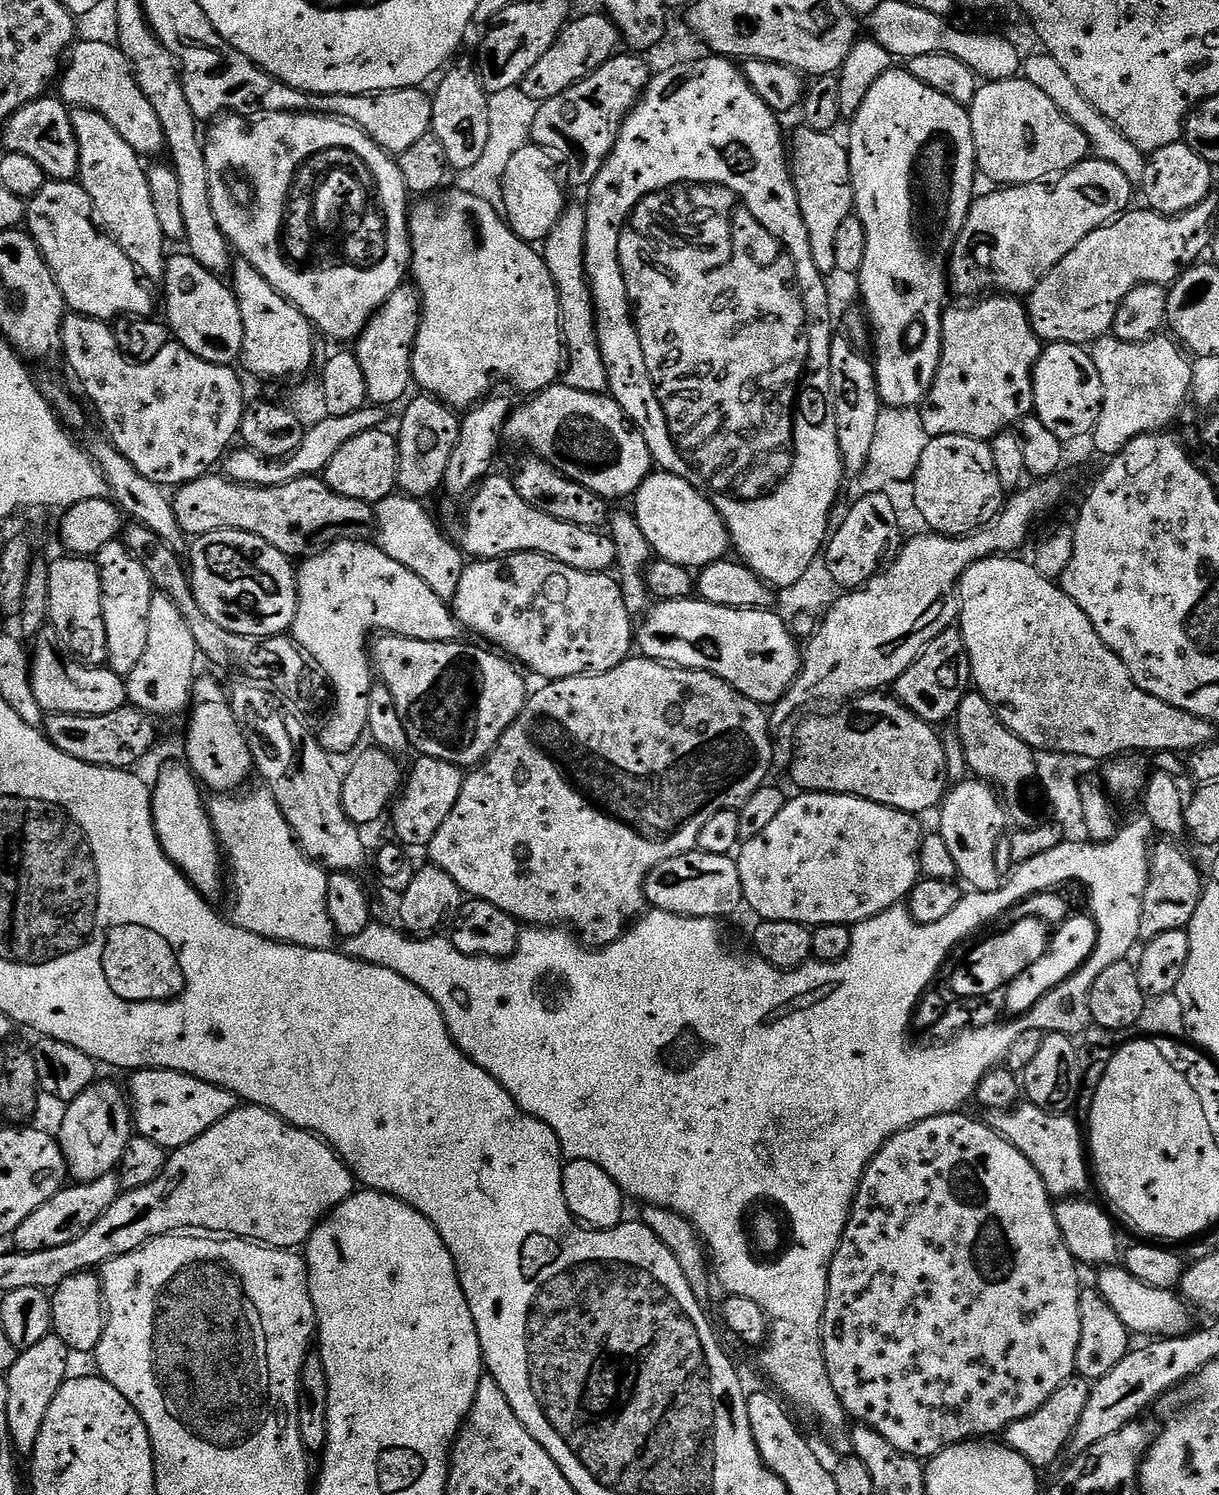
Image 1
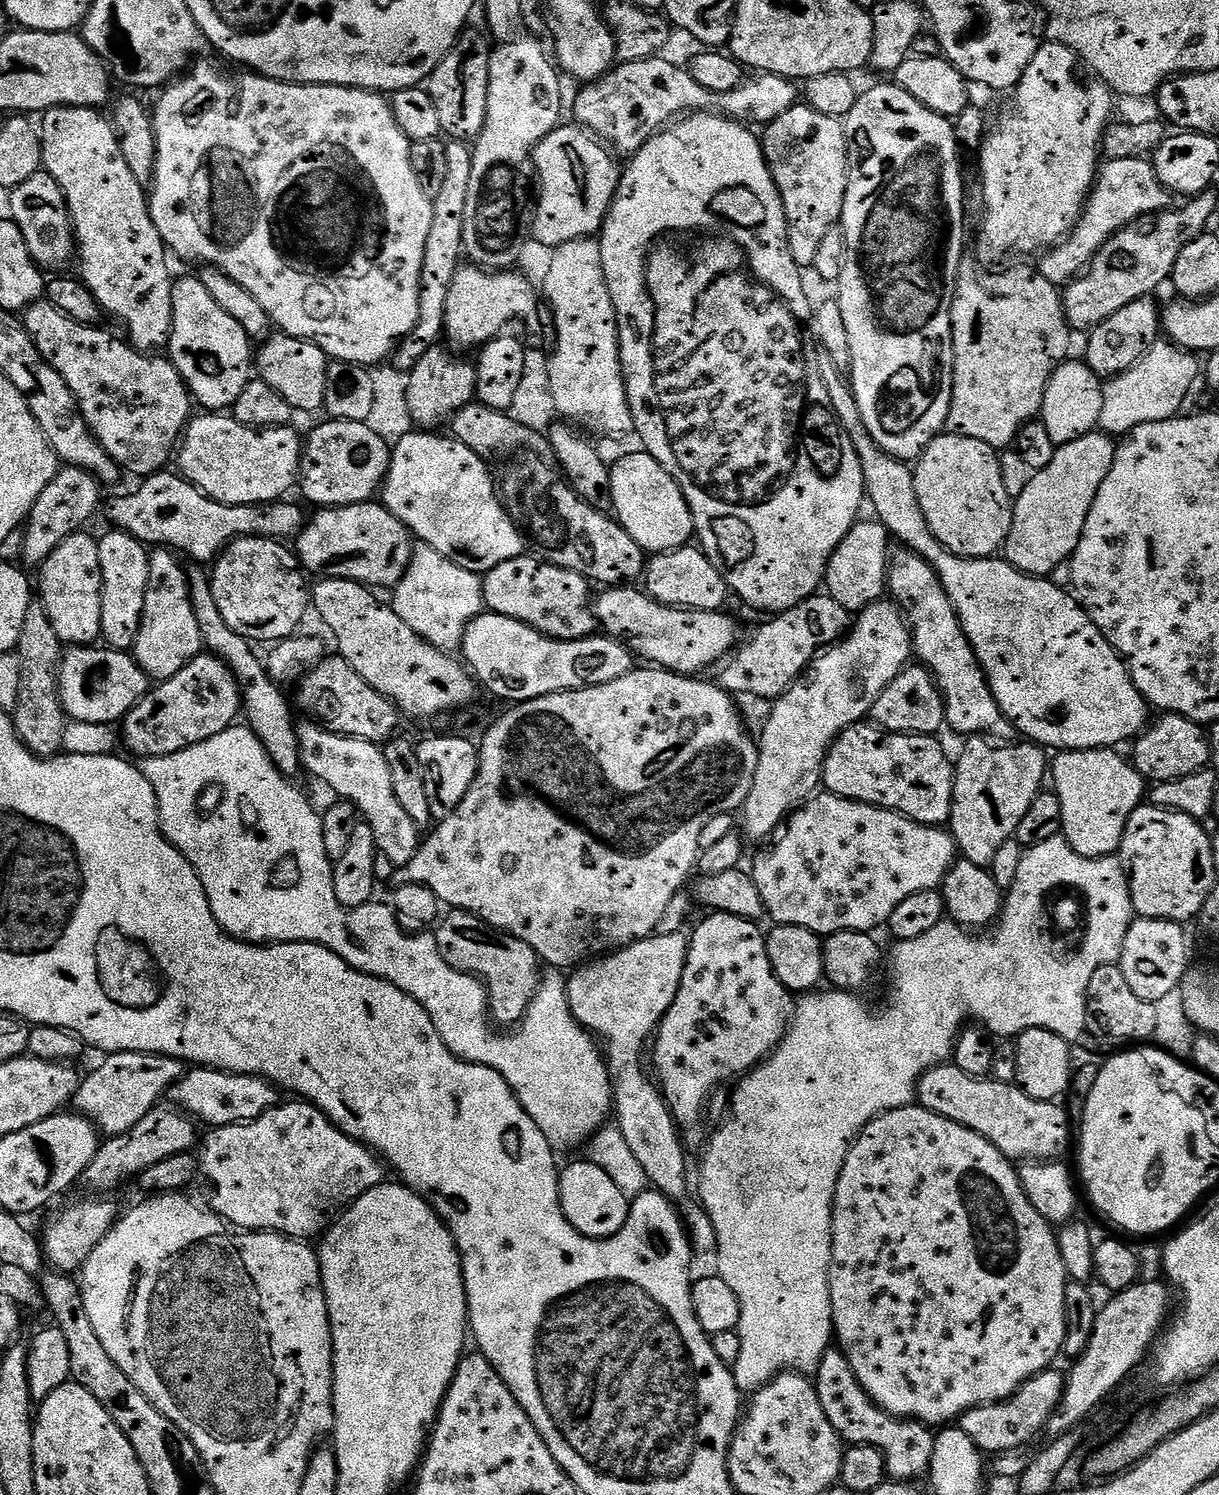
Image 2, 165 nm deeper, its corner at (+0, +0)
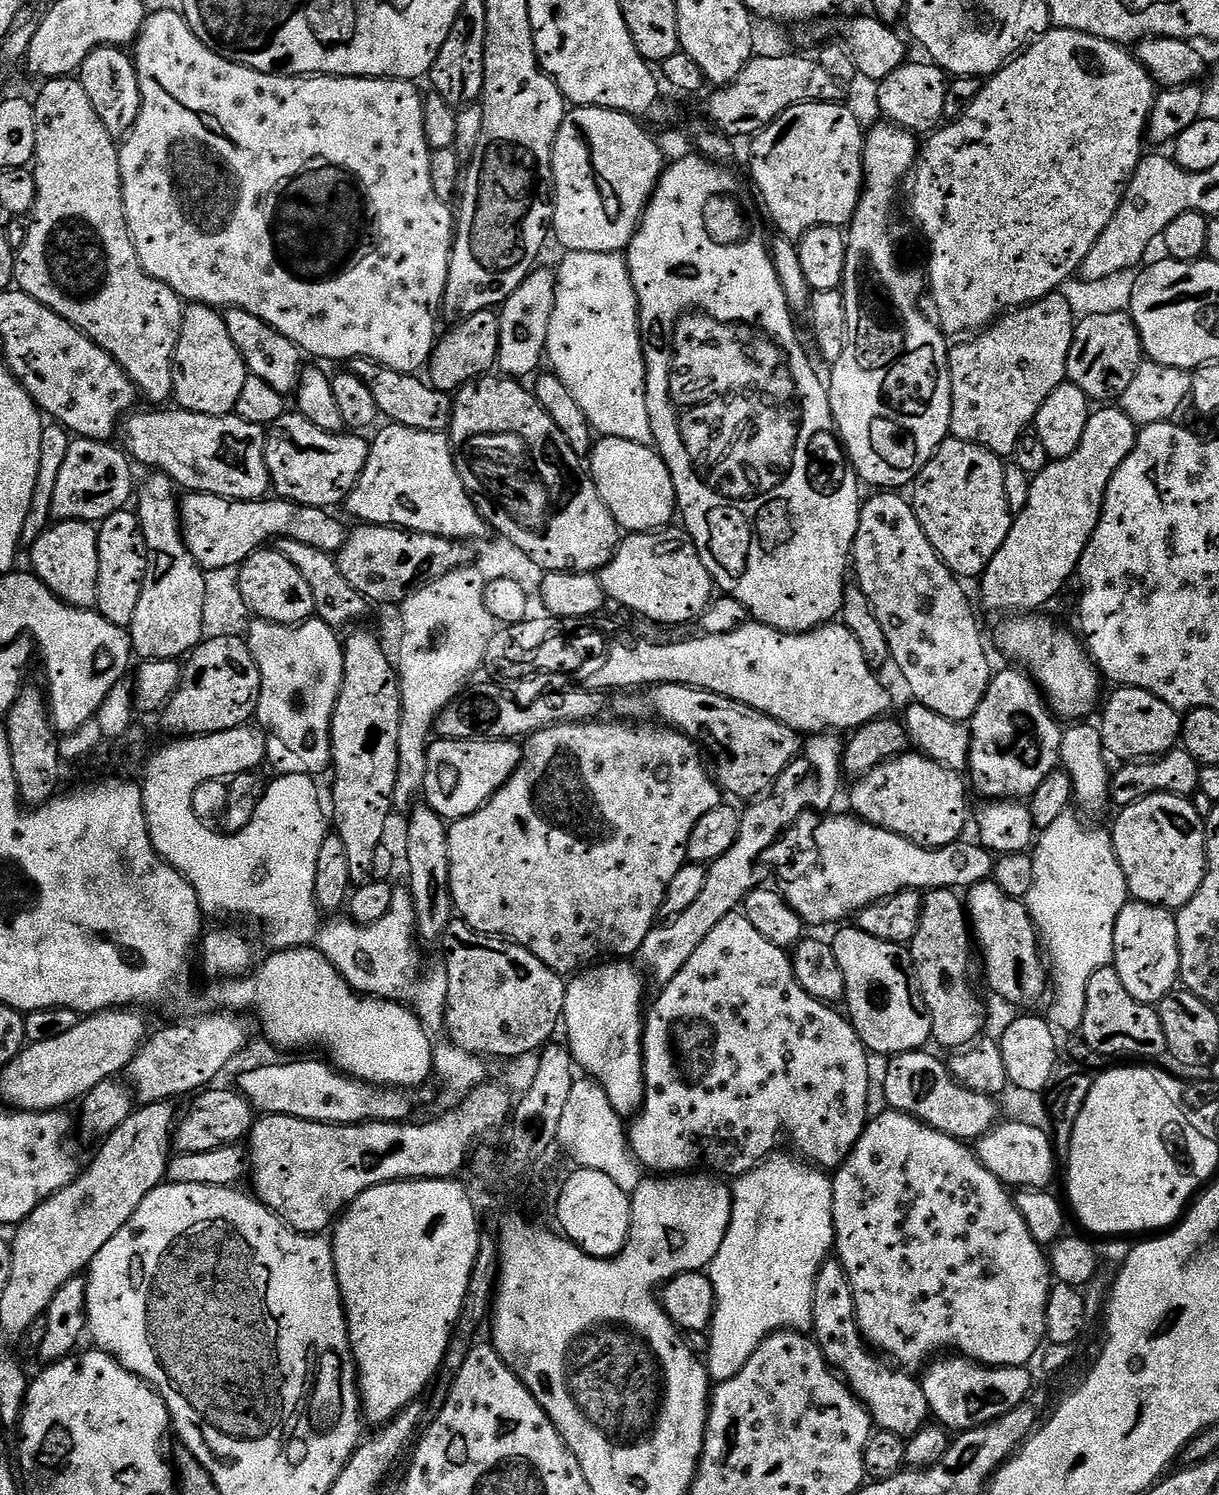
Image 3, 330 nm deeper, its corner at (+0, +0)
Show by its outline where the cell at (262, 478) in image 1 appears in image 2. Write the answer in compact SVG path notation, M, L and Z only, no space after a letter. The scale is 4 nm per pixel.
M200 414L188 421L187 428L184 429L183 437L178 445L178 460L180 456L180 468L178 467L179 475L183 476L185 480L190 481L195 488L200 489L205 496L211 500L217 500L220 504L251 504L253 506L263 506L279 501L287 494L291 488L295 489L298 484L298 477L300 474L300 463L304 457L304 441L303 435L299 436L295 432L295 427L289 426L286 428L251 428L242 422L238 422L235 416L231 414Z

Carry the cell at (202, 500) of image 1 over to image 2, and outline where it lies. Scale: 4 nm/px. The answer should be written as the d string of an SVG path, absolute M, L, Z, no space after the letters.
M383 503L346 504L343 508L321 507L313 512L316 513L313 516L311 513L310 519L294 540L294 551L301 565L309 573L320 572L316 574L333 580L357 580L359 584L373 590L392 590L402 582L412 561L414 537L401 520L390 514L390 510L384 507Z

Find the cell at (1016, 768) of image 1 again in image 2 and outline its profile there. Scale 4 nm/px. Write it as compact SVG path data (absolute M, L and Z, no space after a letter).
M907 550L891 557L888 565L888 587L891 599L900 609L906 627L912 634L915 659L927 668L944 695L944 718L947 727L961 732L964 738L983 736L996 742L1017 739L1016 727L1005 718L990 690L982 666L960 625L958 614L938 578L928 563Z

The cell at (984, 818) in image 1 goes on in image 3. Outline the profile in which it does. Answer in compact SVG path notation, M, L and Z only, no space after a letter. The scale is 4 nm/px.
M1016 666L1008 667L1012 668L1004 668L1001 672L999 669L993 675L992 681L988 683L984 700L970 721L972 741L968 755L967 775L970 777L971 787L973 789L976 787L984 795L983 799L988 802L993 800L1023 801L1032 796L1034 790L1038 790L1038 786L1042 786L1042 782L1046 782L1048 775L1057 771L1061 763L1060 744L1064 736L1061 721L1054 715L1044 699L1044 693L1037 688L1036 681L1028 675L1027 671Z

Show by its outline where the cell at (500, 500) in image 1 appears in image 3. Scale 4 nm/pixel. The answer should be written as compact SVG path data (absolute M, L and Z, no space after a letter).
M391 422L383 426L385 428L376 437L371 437L366 466L346 501L346 509L356 522L387 524L457 542L477 542L482 539L486 533L486 521L476 509L476 503L458 474L456 460L452 456L451 439L442 432L414 430L410 426Z

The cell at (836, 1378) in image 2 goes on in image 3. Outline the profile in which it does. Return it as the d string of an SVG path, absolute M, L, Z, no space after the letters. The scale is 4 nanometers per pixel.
M829 1258L818 1270L812 1299L814 1339L826 1362L842 1377L850 1391L864 1404L873 1425L879 1430L890 1430L905 1438L918 1434L929 1423L932 1411L926 1402L926 1390L911 1371L881 1358L870 1347L860 1332L854 1310L854 1294L839 1260Z

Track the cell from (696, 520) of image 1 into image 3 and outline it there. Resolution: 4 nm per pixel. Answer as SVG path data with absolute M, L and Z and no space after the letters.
M609 436L597 439L593 443L590 453L590 471L592 481L596 483L596 489L602 502L606 502L610 514L625 533L659 532L673 523L678 512L674 482L666 462L655 447L647 448L641 444L626 442L622 438L610 438Z

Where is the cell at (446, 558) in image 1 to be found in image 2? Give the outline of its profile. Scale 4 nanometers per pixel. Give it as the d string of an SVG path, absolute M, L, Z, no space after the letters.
M429 544L415 545L410 566L391 596L390 603L398 618L402 618L414 634L430 642L430 646L449 654L463 645L466 626L470 621L485 611L481 573L466 570L458 566L458 562L450 562L446 554L438 554L438 550Z

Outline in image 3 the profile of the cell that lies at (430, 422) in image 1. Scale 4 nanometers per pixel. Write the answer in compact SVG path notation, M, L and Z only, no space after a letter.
M489 310L474 314L474 318L466 318L461 324L449 327L449 332L437 339L432 356L426 365L427 379L439 392L455 394L463 384L491 373L497 367L498 342L500 341L500 317Z

